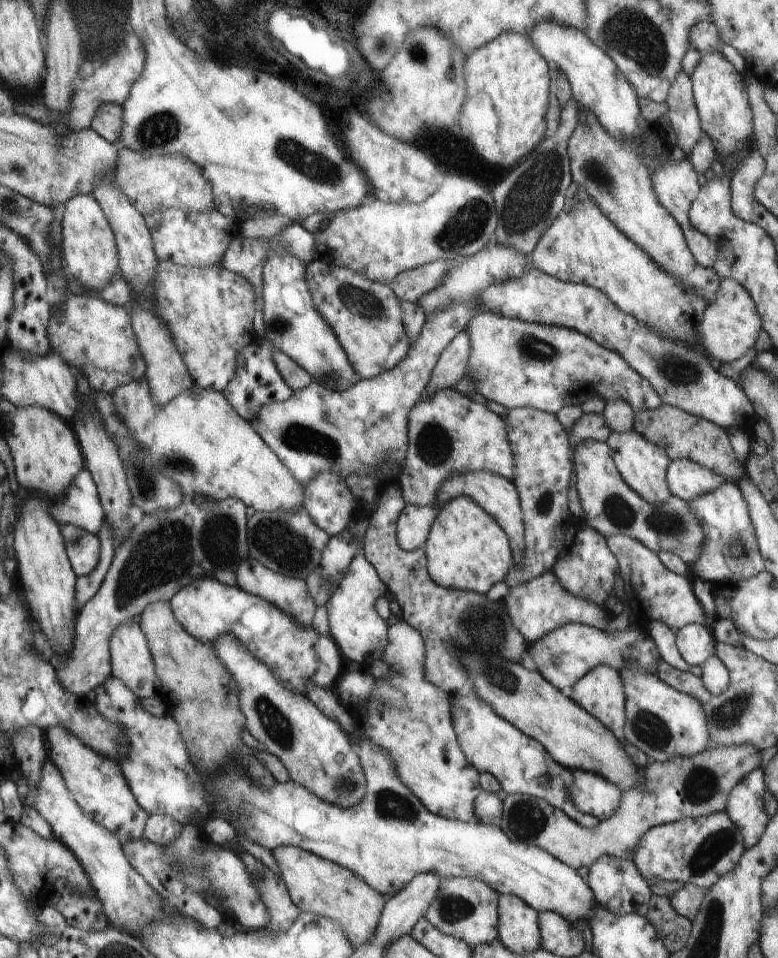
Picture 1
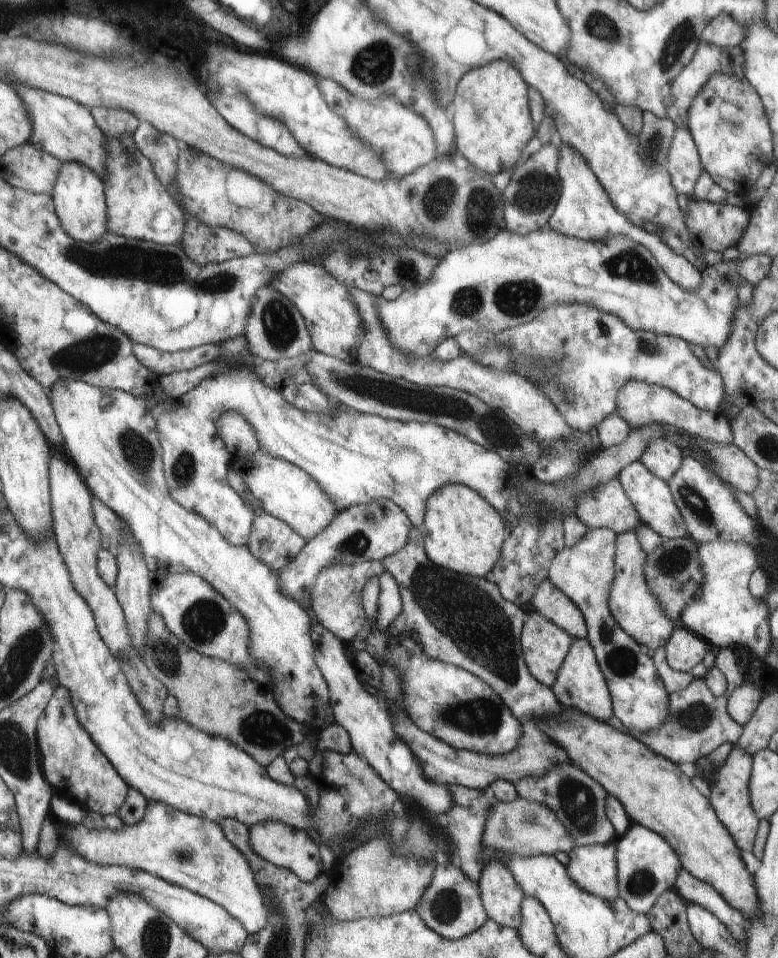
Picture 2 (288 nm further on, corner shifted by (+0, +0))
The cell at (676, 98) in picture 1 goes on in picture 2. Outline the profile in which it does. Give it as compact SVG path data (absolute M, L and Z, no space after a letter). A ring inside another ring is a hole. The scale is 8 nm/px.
M677 128L671 150L667 154L667 162L663 166L669 172L675 192L685 194L691 200L695 184L703 174L703 164L689 130Z

